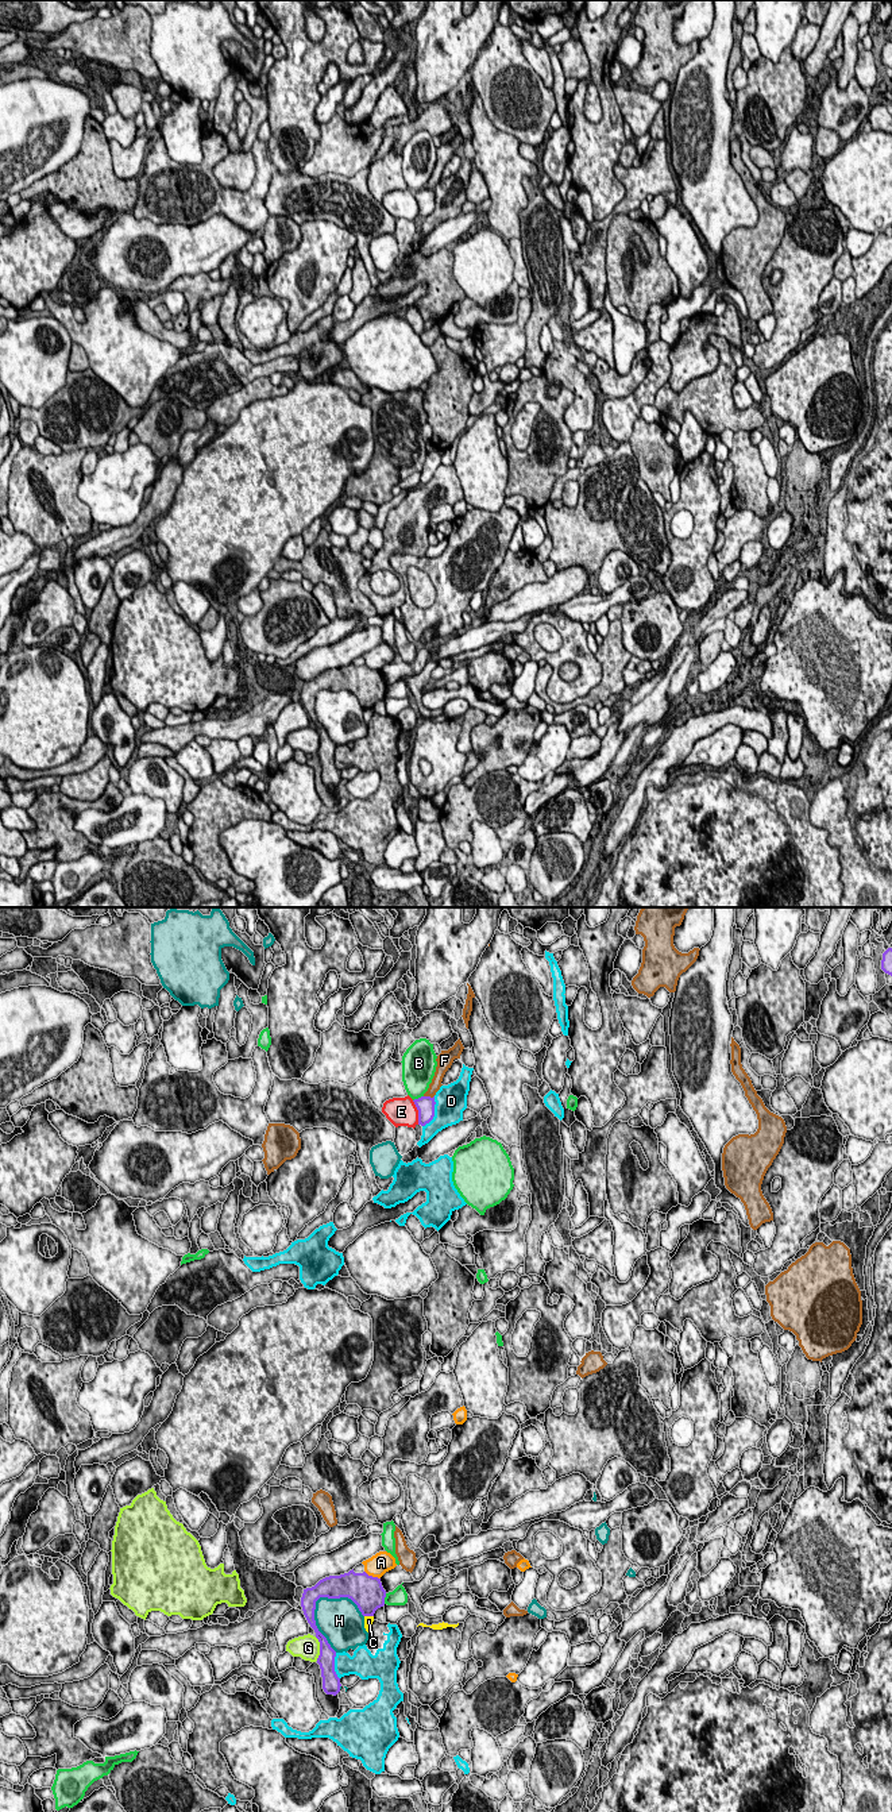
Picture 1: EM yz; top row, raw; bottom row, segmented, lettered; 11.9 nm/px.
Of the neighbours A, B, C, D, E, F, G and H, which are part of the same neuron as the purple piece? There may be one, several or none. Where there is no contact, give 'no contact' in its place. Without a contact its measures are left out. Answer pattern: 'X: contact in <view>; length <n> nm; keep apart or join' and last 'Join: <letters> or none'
A: contact in yz; length 220 nm; keep apart
B: contact in yz; length 140 nm; keep apart
C: contact in yz; length 110 nm; keep apart
D: contact in yz; length 400 nm; keep apart
E: contact in yz; length 300 nm; keep apart
F: contact in yz; length 130 nm; keep apart
G: contact in yz; length 280 nm; keep apart
H: contact in yz; length 700 nm; keep apart
Join: none

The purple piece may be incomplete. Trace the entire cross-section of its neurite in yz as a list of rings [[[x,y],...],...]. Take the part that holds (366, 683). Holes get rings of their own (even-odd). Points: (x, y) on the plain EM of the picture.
[[[354,662],[340,668],[325,670],[314,679],[304,682],[301,699],[320,735],[317,756],[321,762],[323,782],[327,787],[336,789],[341,779],[340,771],[335,764],[336,744],[318,724],[314,713],[316,694],[320,690],[348,690],[358,698],[363,709],[374,709],[375,703],[385,698],[386,683],[382,679],[381,671],[368,668],[366,664],[355,666]]]

